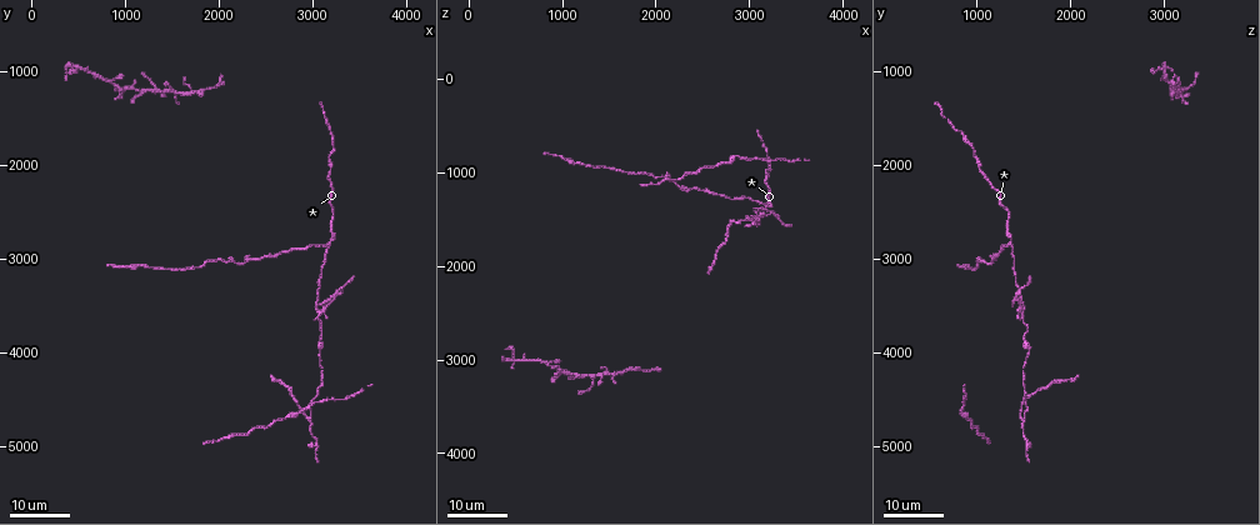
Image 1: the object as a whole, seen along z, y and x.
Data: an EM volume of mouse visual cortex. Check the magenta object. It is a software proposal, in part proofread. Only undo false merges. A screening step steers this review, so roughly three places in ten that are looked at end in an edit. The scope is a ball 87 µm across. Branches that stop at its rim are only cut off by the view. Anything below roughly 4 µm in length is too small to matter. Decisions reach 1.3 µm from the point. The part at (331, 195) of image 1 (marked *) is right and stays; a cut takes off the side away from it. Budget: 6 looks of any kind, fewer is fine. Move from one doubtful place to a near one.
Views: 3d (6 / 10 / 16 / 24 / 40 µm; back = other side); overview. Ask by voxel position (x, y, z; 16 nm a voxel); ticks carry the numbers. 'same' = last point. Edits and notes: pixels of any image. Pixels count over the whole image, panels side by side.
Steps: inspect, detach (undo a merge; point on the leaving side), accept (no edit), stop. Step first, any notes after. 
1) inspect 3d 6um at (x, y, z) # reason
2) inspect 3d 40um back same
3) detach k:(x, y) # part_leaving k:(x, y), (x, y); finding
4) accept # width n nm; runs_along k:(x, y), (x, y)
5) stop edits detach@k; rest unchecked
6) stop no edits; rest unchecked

inspect 3d 16um at (3150, 2850, 1350) # small branch off a trunk

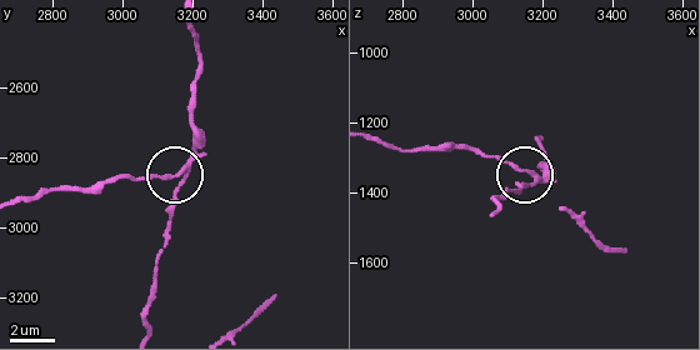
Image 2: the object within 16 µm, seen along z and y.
inspect 3d 10um at (3170, 2840, 1350)

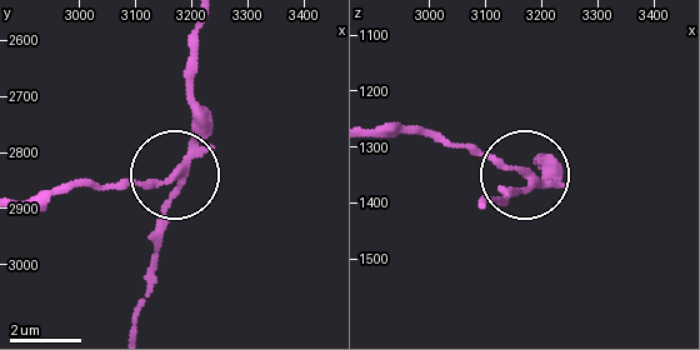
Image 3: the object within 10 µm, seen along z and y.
detach 3:(143, 188) # arms 3; part_leaving 3:(183, 164), (150, 181), (88, 181), (24, 199); a second neuron is stuck on

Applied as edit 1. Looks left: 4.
inspect 3d 24um at (3050, 3850, 1500) # thick turns thin

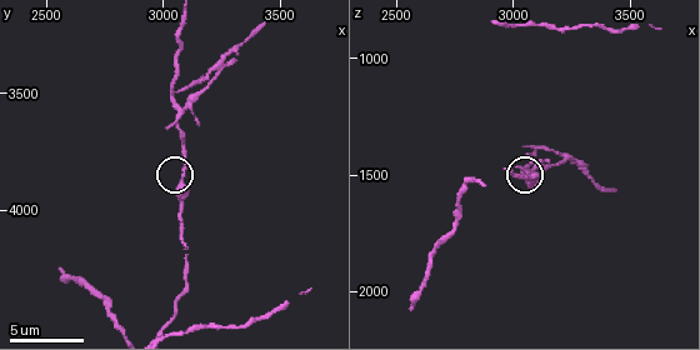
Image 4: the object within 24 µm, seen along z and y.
inspect 3d 6um same

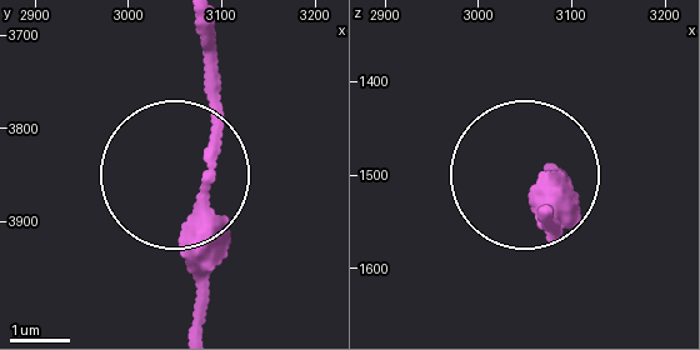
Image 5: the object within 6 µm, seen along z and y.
accept # continuous, no second neuron

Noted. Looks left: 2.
inspect 3d 24um at (2950, 4700, 1450) # three arms meet

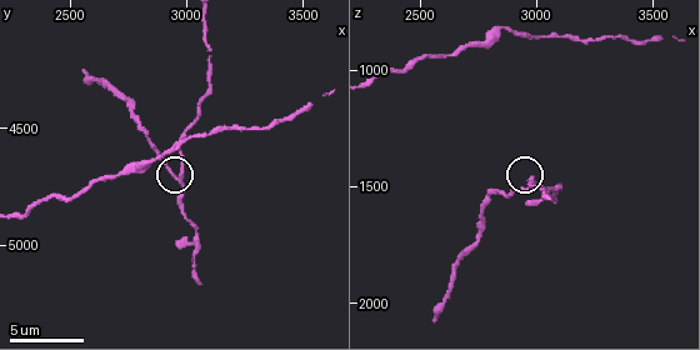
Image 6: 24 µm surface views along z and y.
inspect 3d 10um at (2980, 4710, 1470)

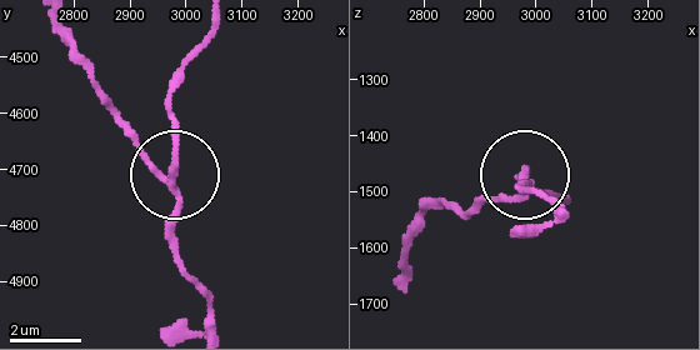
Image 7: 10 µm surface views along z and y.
detach 7:(143, 149) # arms 3; part_leaving 7:(173, 189), (59, 21); a second neuron is stuck on

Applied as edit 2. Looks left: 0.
stop edits detach@3, detach@7; rest unchecked

